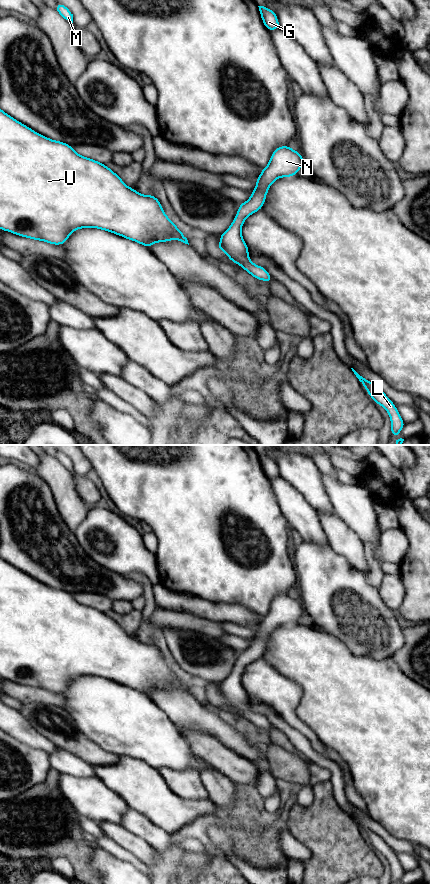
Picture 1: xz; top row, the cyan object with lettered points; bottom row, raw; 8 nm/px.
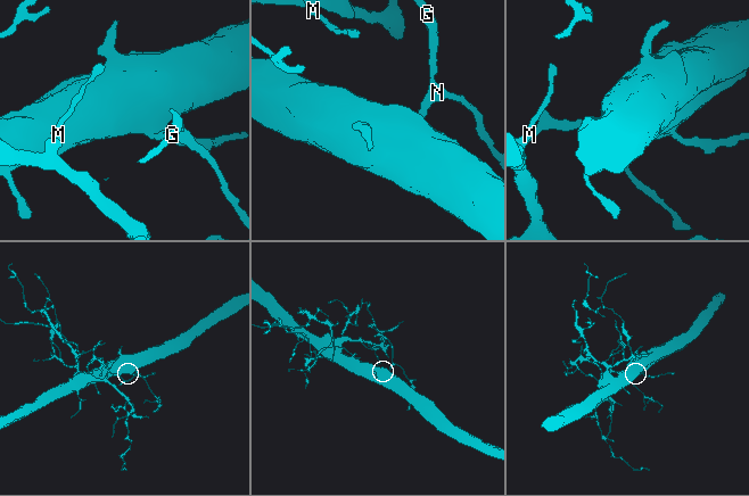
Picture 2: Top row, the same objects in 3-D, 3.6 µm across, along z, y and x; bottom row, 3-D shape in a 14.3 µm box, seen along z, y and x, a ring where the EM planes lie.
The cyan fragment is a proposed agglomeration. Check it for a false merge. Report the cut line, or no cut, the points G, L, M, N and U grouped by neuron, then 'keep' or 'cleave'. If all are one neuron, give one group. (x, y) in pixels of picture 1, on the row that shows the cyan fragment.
no cut; G L M N U; keep

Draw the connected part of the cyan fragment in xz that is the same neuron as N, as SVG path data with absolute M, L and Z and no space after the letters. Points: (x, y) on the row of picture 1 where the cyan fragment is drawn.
M290 146L276 148L268 165L262 169L256 180L256 188L251 192L250 199L239 205L232 224L220 236L218 250L224 251L232 262L240 265L258 280L270 283L273 278L264 267L255 265L249 259L249 248L242 237L241 228L249 215L262 209L271 184L278 178L297 175L304 164L301 153L294 151Z

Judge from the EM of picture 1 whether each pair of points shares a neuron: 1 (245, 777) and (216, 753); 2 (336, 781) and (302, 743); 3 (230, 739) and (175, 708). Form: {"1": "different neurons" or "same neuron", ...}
{"1": "same neuron", "2": "same neuron", "3": "same neuron"}

